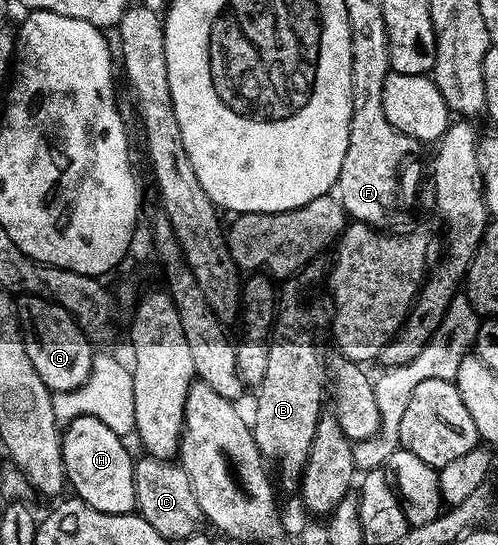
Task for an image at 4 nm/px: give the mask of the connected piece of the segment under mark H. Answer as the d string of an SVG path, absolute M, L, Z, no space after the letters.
M81 416L66 423L61 434L61 445L63 448L63 473L66 481L73 489L74 497L79 498L85 504L97 508L97 512L106 514L130 514L135 510L135 489L133 488L133 472L135 462L131 454L127 451L126 441L119 437L117 432L101 420L94 419L93 416Z

